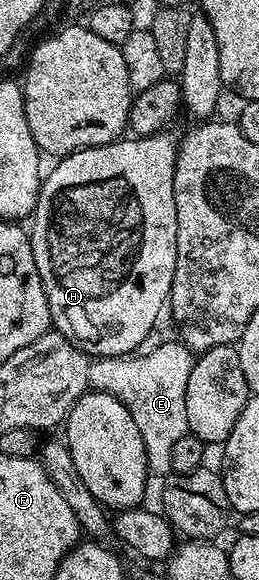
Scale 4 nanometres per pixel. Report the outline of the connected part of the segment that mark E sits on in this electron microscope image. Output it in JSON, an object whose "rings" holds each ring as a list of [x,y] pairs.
{"rings":[[[180,340],[165,342],[162,346],[155,347],[154,350],[148,350],[120,354],[114,358],[93,358],[87,368],[87,380],[93,390],[115,396],[127,408],[127,412],[131,412],[131,416],[143,436],[150,475],[161,474],[160,476],[165,476],[173,469],[171,448],[175,448],[175,443],[180,437],[189,433],[189,425],[187,424],[187,376],[191,376],[195,354]]]}

